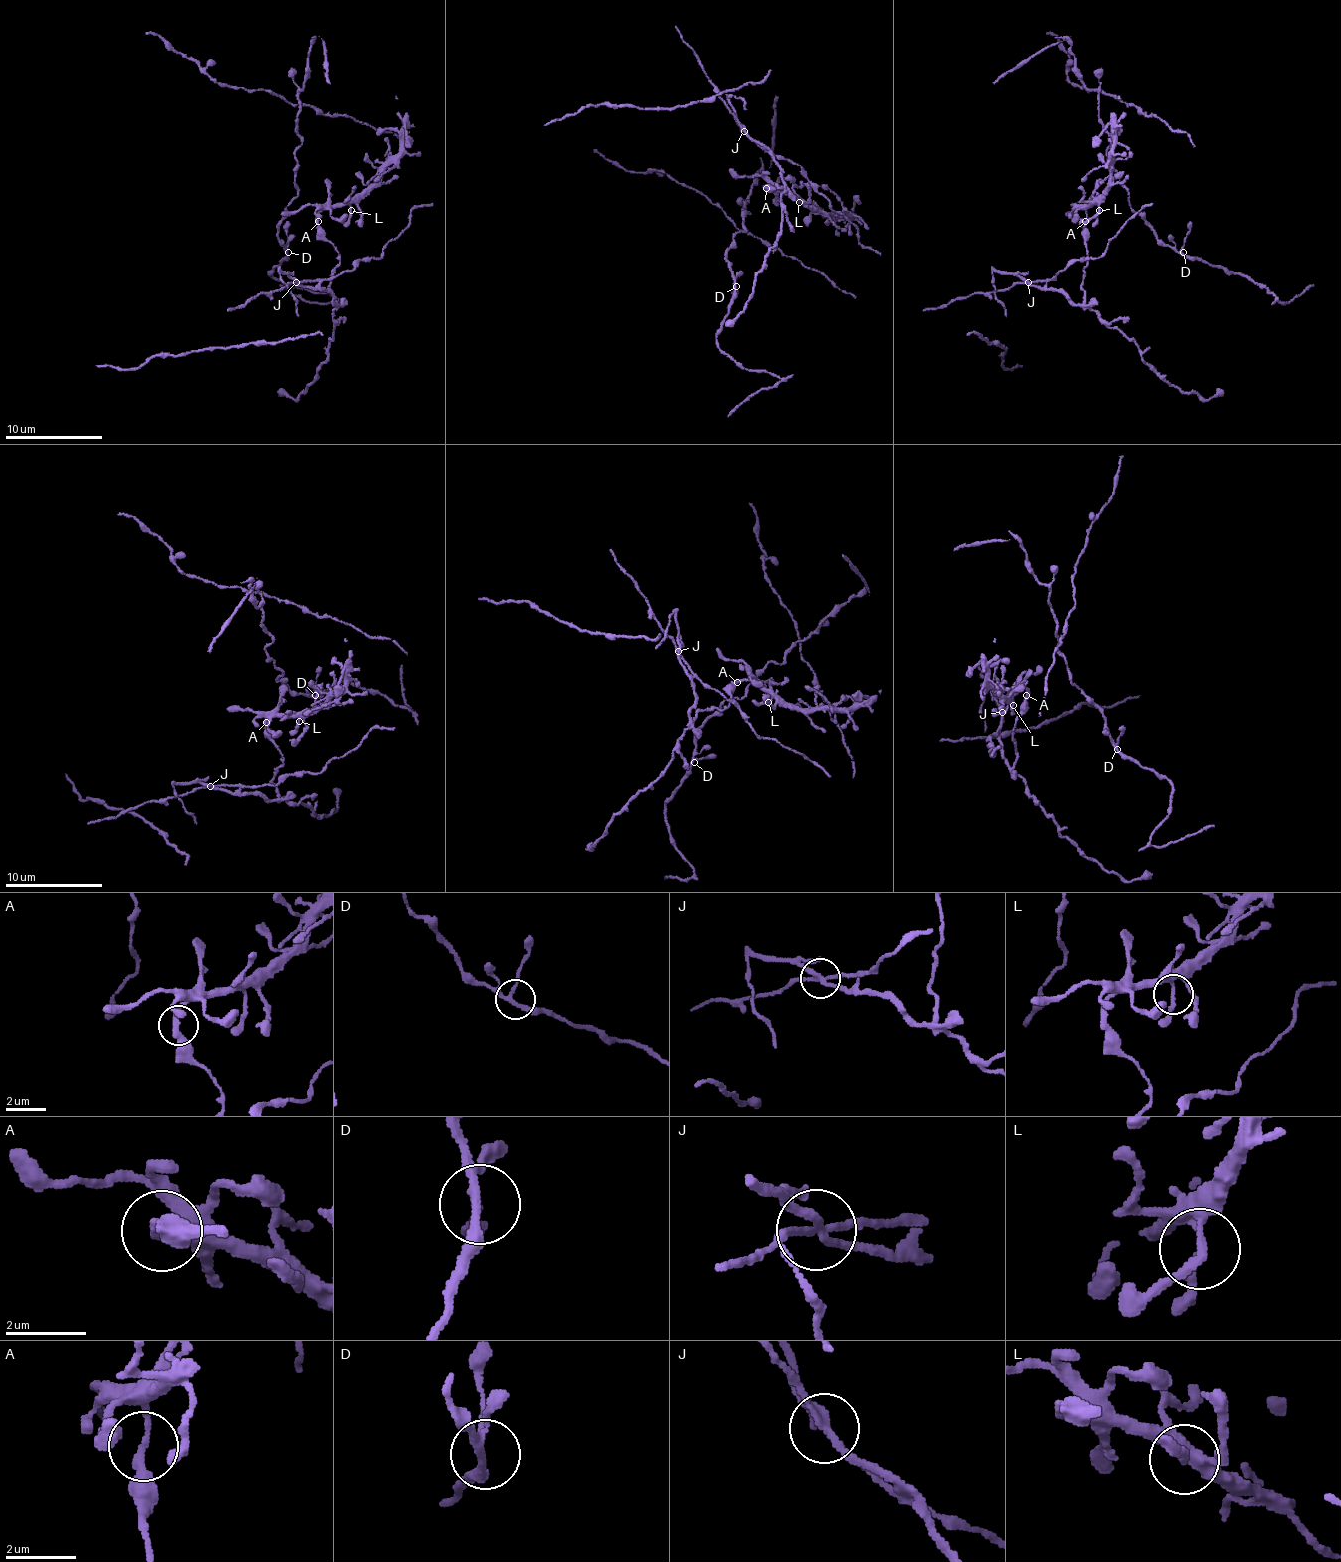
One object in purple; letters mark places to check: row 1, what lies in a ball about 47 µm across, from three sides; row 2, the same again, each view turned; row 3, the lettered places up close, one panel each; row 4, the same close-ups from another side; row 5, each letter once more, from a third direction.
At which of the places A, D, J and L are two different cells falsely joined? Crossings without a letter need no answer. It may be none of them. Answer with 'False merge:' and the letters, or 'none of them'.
False merge: A, J

